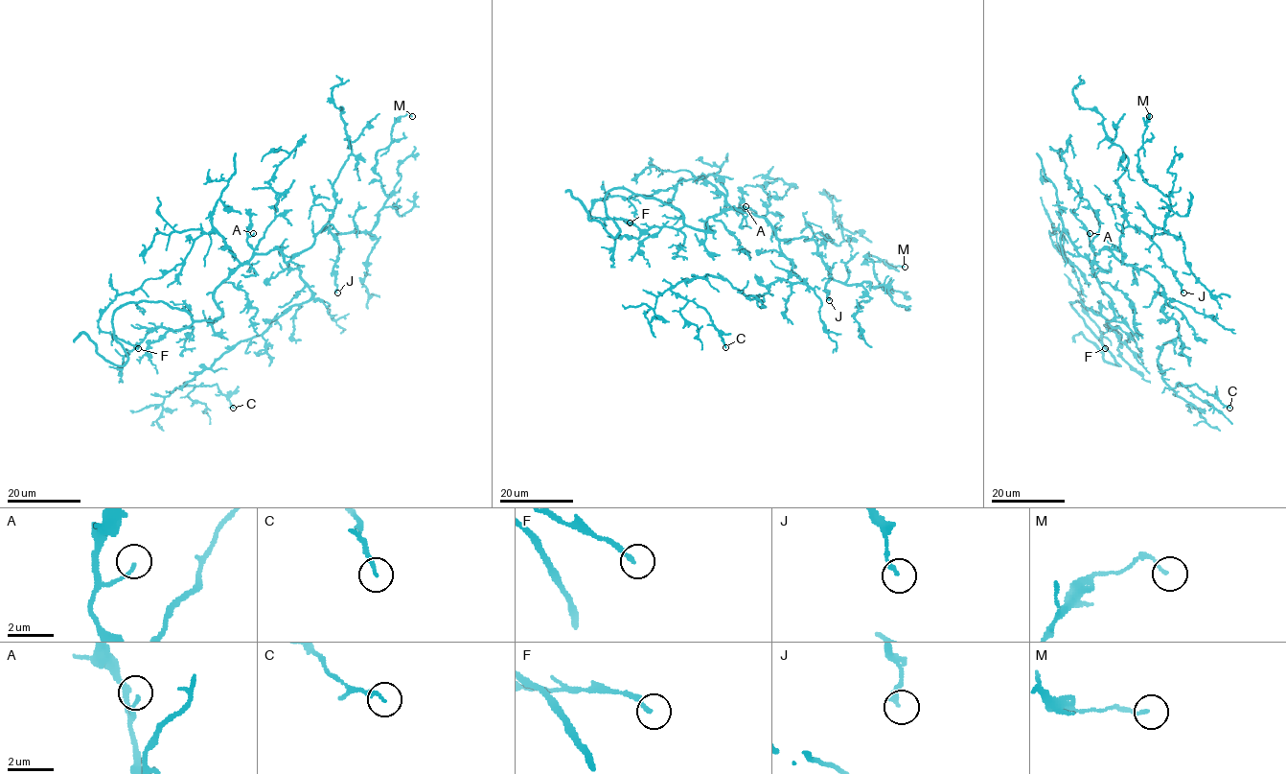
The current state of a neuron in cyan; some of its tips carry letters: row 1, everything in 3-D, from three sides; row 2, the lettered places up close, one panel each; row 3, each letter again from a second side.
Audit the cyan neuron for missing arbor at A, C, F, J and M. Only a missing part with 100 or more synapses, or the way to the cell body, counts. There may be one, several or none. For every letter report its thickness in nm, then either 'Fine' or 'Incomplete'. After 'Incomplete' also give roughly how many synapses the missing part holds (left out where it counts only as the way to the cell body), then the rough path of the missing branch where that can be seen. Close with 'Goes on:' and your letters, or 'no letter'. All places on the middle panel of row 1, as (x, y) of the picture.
A: Thickness 130 nm. Fine
C: Thickness 180 nm. Fine
F: Thickness 180 nm. Fine
J: Thickness 200 nm. Fine
M: Thickness 120 nm. Fine
Goes on: no letter

